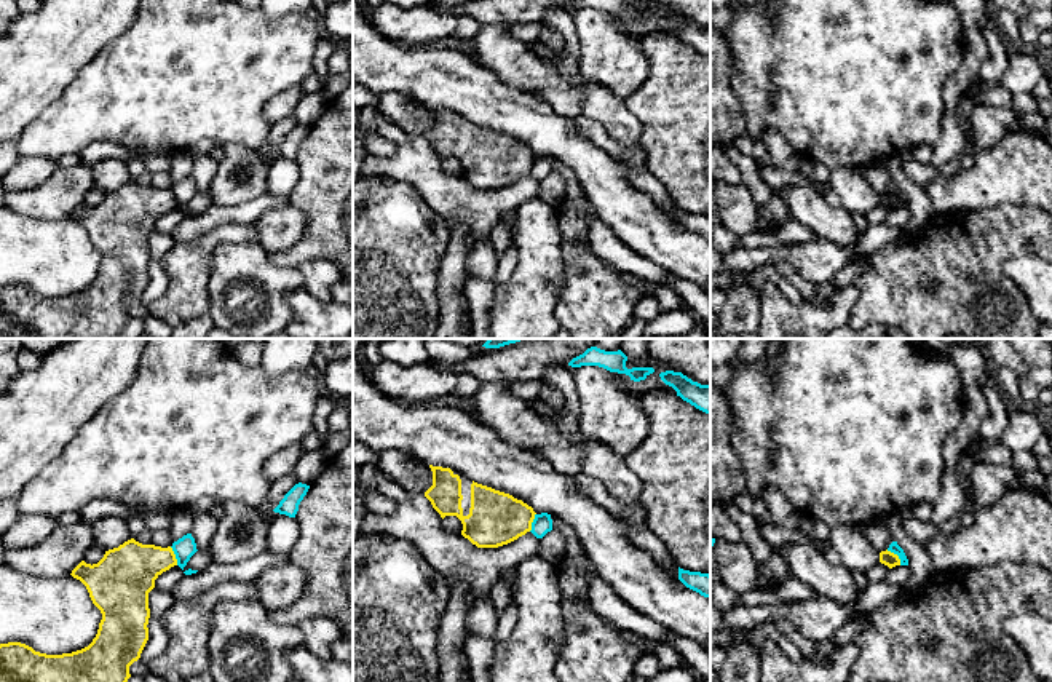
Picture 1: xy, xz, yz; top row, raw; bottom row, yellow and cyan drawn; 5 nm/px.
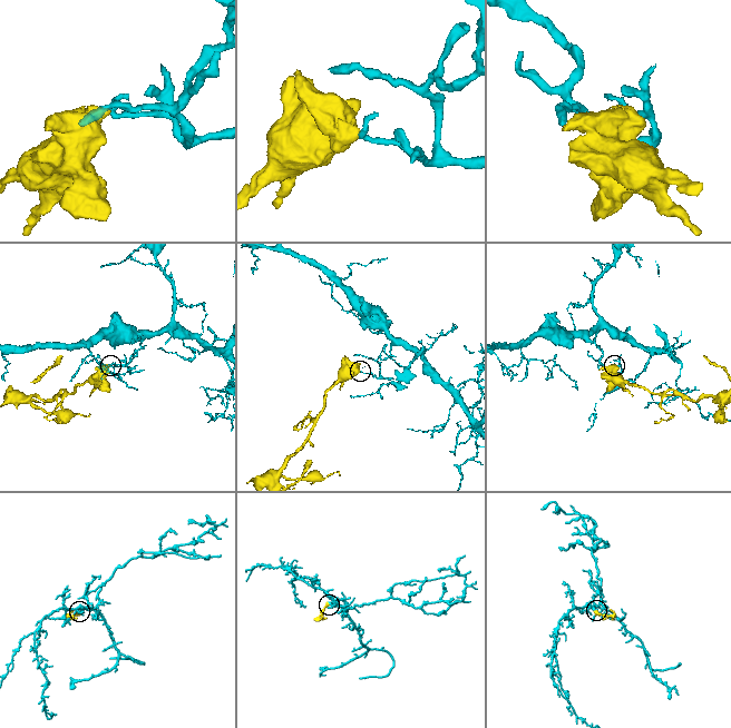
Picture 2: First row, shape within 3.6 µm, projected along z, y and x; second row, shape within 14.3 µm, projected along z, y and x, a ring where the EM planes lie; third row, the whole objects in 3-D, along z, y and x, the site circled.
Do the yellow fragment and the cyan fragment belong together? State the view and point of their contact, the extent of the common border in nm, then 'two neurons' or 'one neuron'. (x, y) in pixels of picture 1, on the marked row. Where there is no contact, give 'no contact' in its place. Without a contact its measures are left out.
yz (896, 555) | 110 nm | two neurons

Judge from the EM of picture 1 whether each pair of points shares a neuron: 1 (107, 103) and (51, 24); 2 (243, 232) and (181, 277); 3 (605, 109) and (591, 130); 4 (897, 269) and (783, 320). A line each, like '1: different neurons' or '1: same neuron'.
1: different neurons
2: same neuron
3: different neurons
4: different neurons

